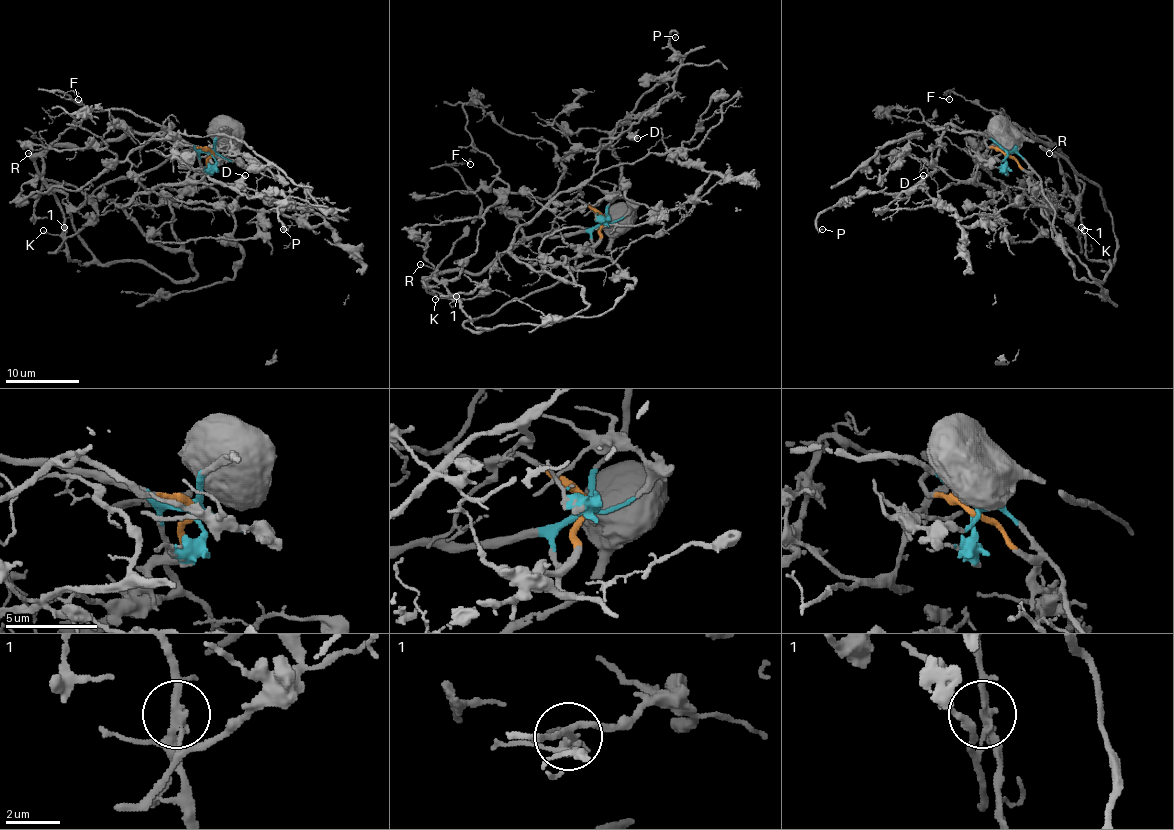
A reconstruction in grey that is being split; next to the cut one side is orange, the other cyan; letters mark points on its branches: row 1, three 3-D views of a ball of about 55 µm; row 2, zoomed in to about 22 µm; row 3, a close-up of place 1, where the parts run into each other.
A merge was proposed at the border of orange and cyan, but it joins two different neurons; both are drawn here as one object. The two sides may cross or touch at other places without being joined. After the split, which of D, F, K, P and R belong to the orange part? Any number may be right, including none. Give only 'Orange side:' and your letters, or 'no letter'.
Orange side: D, F, K, P

